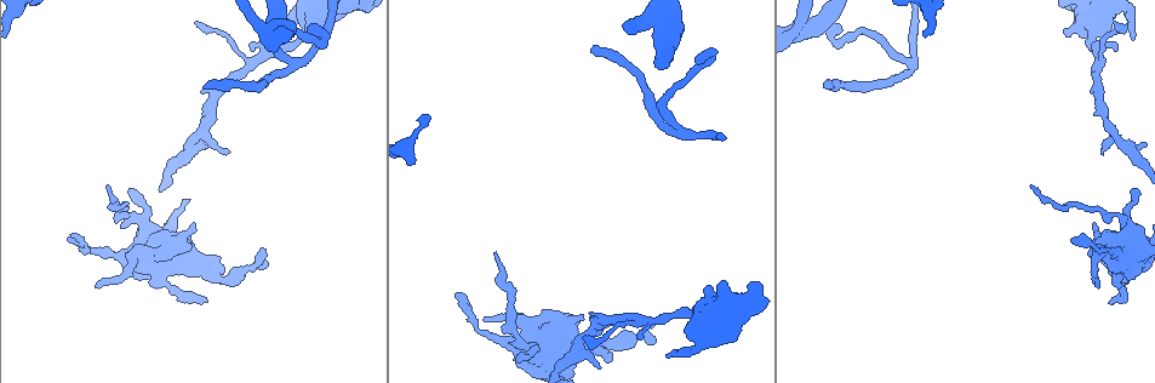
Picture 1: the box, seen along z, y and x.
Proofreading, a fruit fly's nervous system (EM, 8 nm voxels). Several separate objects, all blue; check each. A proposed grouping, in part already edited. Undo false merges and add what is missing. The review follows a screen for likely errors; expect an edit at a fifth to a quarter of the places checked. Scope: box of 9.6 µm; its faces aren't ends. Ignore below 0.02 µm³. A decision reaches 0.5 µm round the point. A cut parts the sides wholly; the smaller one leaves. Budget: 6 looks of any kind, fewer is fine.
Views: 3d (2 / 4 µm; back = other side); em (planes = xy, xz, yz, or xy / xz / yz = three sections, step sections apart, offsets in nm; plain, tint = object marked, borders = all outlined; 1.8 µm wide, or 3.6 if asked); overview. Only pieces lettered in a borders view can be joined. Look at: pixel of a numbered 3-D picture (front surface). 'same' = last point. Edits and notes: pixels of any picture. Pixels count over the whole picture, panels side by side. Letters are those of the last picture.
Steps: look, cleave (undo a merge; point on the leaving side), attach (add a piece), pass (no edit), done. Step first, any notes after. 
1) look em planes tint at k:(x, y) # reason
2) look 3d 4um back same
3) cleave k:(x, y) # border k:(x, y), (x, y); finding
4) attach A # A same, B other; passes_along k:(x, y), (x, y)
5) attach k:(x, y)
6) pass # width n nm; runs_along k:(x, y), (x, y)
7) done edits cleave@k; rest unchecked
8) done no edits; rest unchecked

look 3d 2um at 1:(228, 149) # thin end

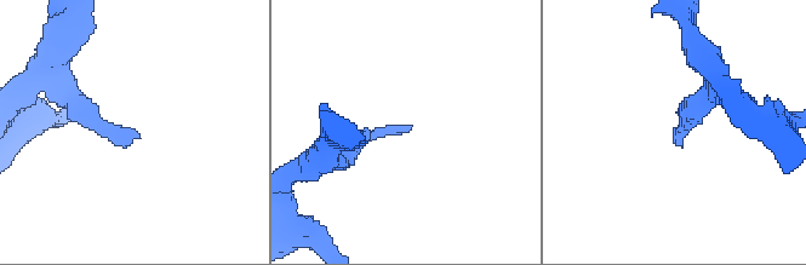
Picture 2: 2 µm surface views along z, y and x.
look em planes borders at 2:(408, 129) # need the tissue

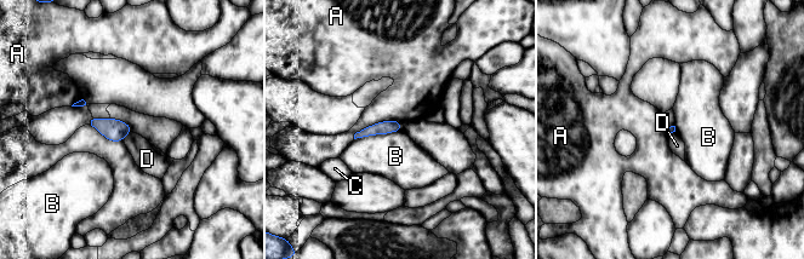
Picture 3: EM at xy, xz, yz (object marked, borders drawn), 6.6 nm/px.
pass # longest_contact A 340 nm; A other, B other, C other, D other; runs_along 3:(398, 127), (380, 127), (359, 134); no lettered piece goes on from it

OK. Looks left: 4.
look 3d 4um at 1:(108, 185) # tapers out

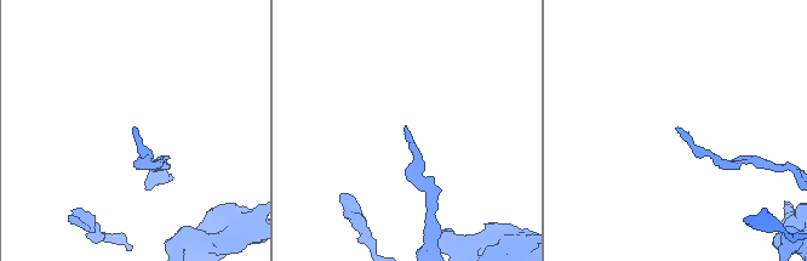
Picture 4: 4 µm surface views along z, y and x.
look em planes borders at 4:(407, 128)

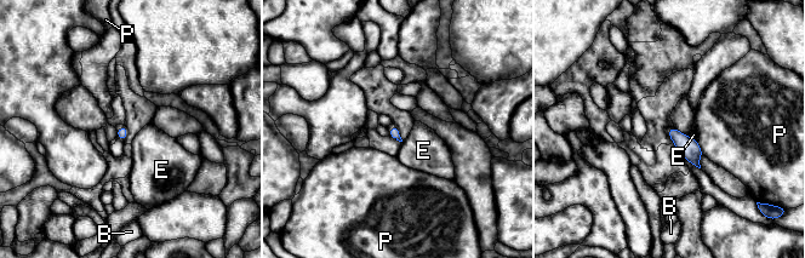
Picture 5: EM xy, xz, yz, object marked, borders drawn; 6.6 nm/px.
pass # B other, E other, P other; none of them fits

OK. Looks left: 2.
look em 3.6um planes plain at 1:(1121, 214) # sudden change in width

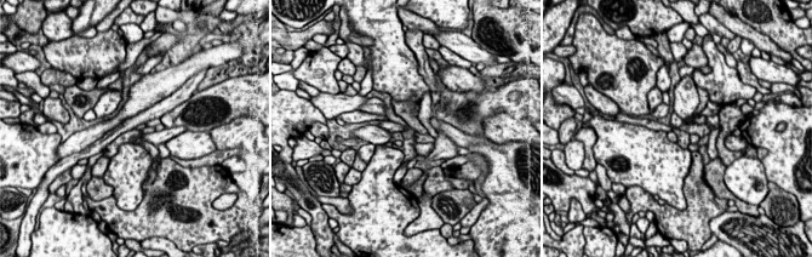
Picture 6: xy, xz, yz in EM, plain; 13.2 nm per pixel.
look em 3.6um planes borders same

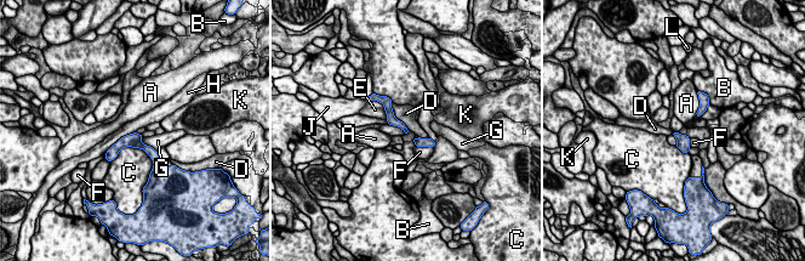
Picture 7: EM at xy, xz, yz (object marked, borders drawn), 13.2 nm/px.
pass # A other, B other, C other, D other, E other, F other, G other, H other, J other, K other, L other; border 7:(135, 131), (121, 136), (106, 151); continuous, no second neuron

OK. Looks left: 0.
done no edits; rest unchecked

